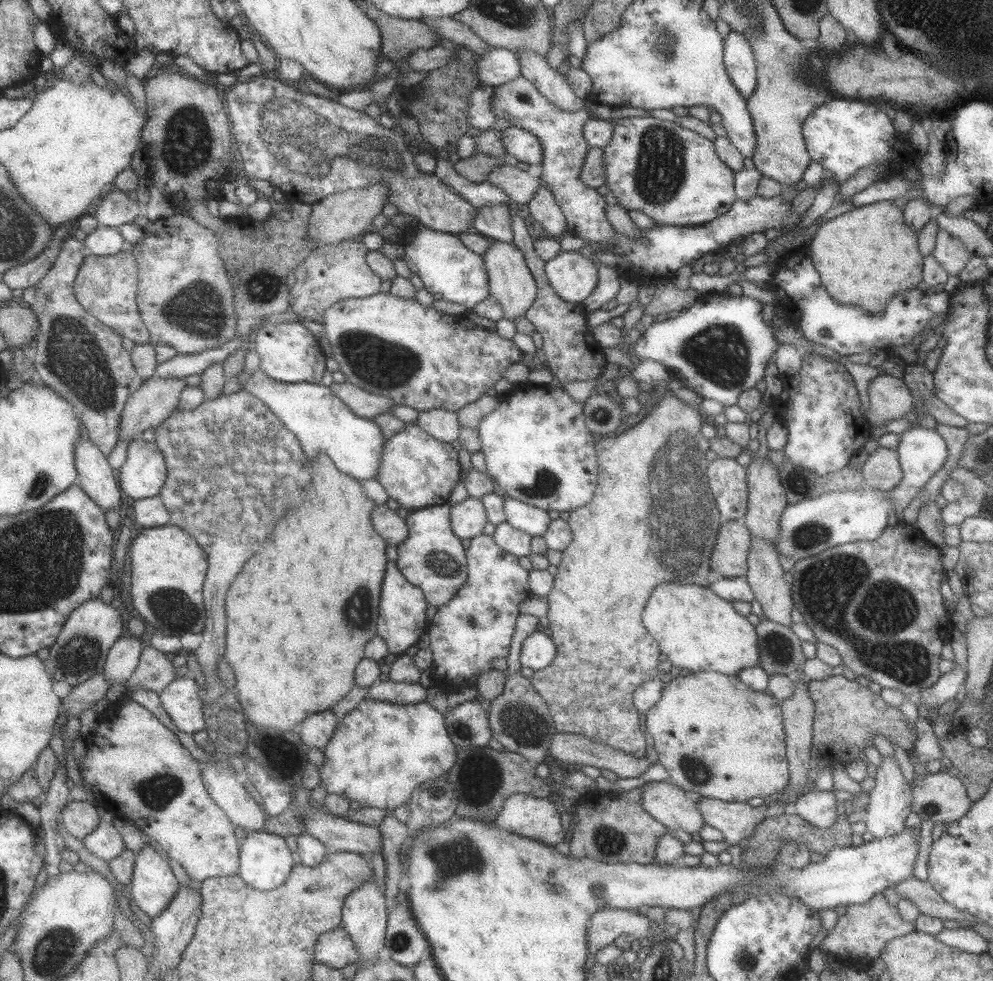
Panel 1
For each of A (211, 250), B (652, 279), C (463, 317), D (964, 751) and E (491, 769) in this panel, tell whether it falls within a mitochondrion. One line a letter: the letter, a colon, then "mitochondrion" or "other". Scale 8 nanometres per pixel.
A: other
B: other
C: other
D: other
E: mitochondrion

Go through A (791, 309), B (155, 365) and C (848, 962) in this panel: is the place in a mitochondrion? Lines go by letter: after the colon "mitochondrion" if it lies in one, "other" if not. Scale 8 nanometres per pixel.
A: other
B: other
C: other

